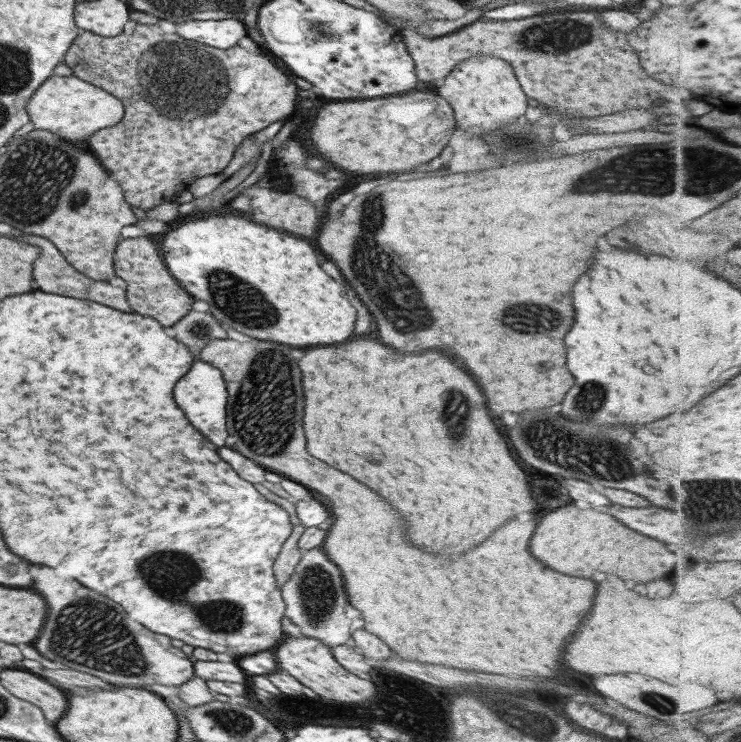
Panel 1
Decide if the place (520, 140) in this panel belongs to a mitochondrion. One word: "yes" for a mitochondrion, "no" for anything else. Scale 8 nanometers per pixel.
yes

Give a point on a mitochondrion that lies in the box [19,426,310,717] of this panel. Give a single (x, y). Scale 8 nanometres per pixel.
(106, 626)

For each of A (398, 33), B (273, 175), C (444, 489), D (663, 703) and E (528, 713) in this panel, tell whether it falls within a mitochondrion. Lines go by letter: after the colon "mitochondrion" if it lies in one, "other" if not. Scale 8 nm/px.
A: other
B: other
C: other
D: mitochondrion
E: mitochondrion

